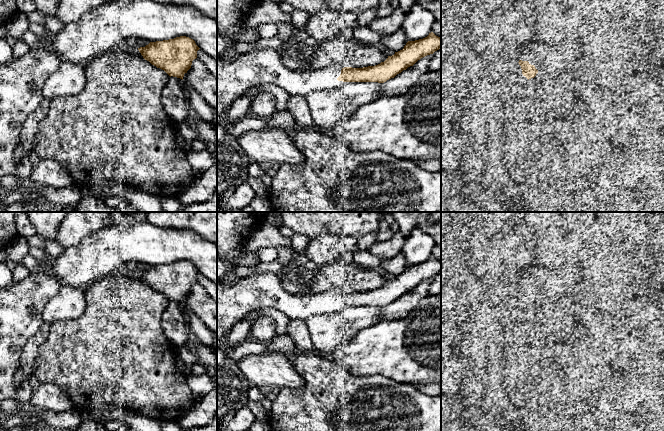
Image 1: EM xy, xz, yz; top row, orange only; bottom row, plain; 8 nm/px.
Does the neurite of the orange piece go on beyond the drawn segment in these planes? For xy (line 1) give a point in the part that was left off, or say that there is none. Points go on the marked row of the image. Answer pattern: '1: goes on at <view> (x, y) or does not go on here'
1: does not go on here

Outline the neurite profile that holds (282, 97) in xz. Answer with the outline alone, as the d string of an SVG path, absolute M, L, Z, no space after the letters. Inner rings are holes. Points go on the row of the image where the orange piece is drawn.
M261 84L253 87L252 89L259 89L270 92L276 98L276 108L279 111L287 110L287 103L290 95L281 87L275 84Z

